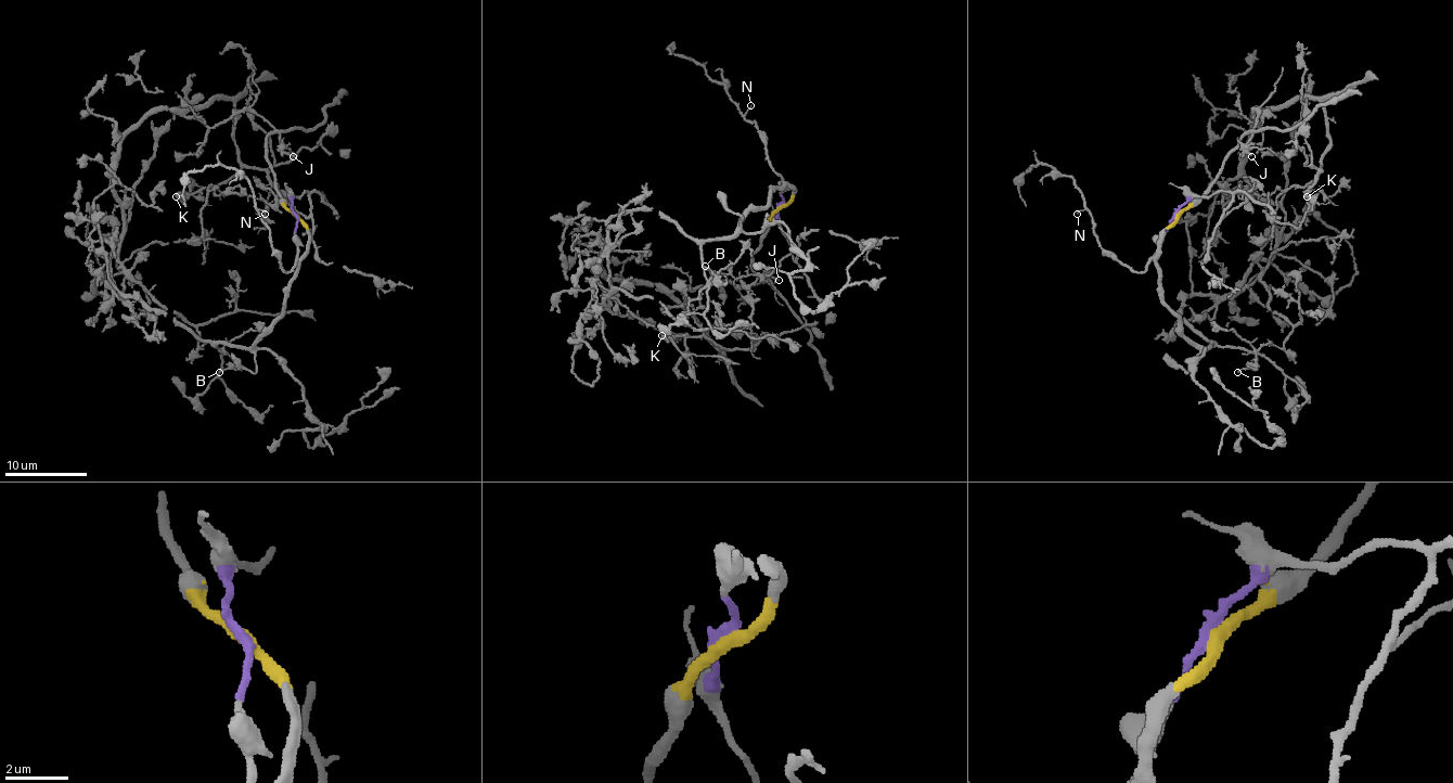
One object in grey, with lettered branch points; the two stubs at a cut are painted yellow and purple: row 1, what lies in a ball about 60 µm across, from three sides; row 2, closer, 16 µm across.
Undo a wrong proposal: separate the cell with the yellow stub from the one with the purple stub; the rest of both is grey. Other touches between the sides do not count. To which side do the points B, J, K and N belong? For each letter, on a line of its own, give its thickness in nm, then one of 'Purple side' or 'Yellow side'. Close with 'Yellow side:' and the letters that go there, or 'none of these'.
B: Thickness 160 nm. Yellow side
J: Thickness 150 nm. Yellow side
K: Thickness 650 nm. Yellow side
N: Thickness 130 nm. Purple side
Yellow side: B, J, K

